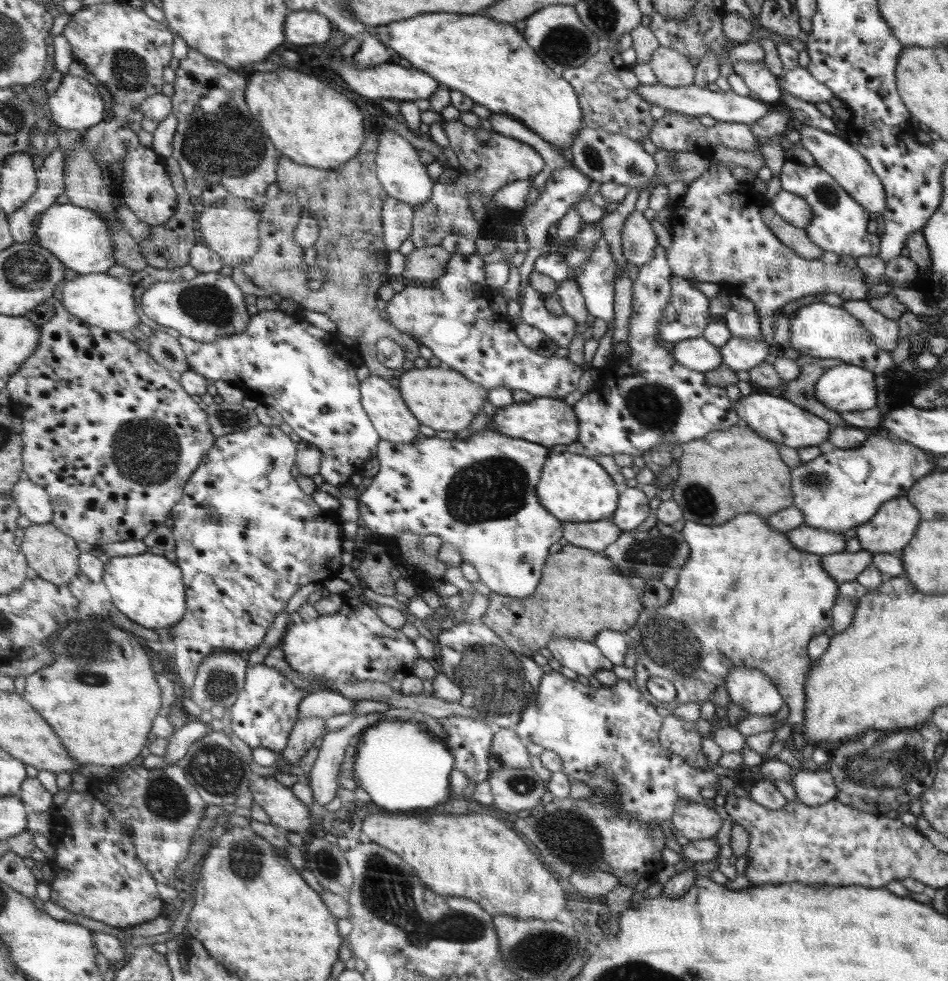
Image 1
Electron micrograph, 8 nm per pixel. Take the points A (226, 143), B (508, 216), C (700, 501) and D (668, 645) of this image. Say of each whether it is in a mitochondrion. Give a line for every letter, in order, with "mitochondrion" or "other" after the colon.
A: mitochondrion
B: other
C: mitochondrion
D: mitochondrion

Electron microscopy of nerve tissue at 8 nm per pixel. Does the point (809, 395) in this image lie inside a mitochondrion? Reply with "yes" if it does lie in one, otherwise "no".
no

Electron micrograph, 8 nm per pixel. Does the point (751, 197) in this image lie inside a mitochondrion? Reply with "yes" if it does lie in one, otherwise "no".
no

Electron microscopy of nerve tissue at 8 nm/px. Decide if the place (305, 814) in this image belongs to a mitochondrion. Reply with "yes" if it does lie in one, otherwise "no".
no

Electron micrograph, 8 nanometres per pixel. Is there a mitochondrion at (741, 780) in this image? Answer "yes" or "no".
no

